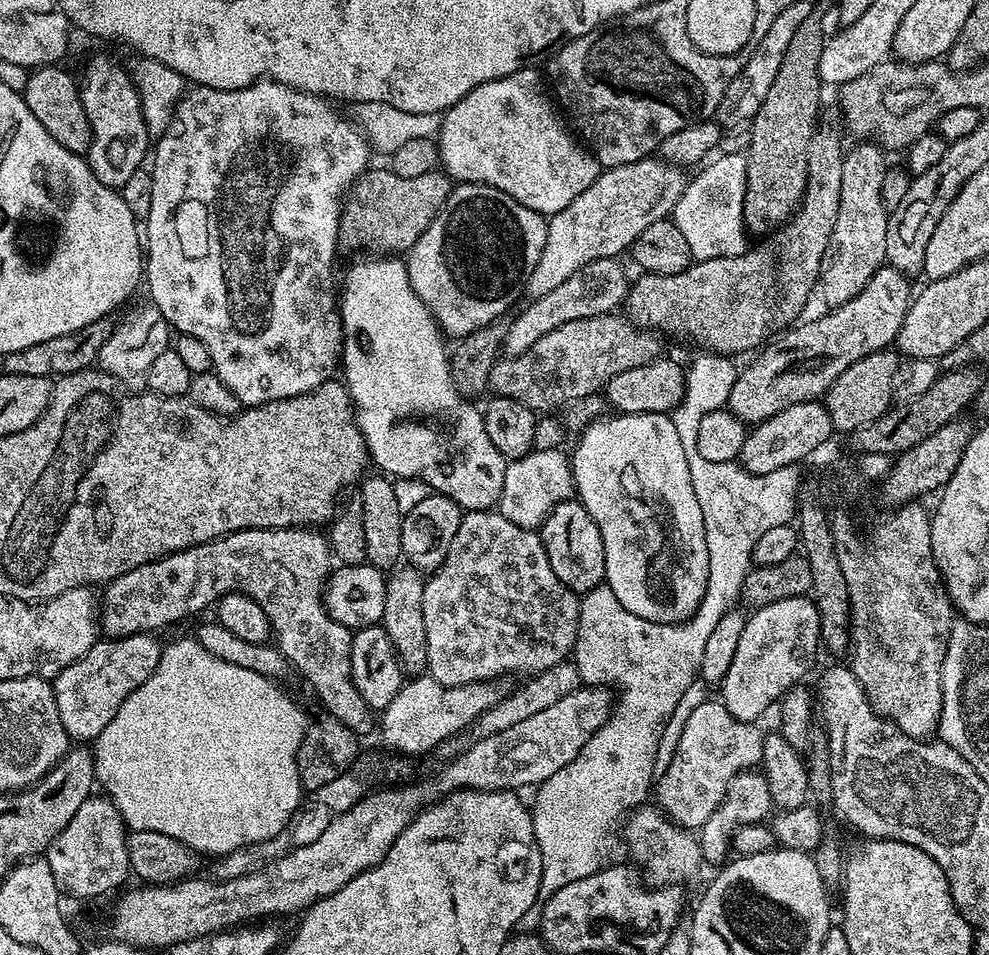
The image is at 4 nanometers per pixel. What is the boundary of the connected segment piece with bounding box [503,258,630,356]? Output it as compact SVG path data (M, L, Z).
M616 258L590 262L586 266L582 266L582 270L570 274L570 278L566 278L566 282L562 282L562 286L550 290L550 294L535 297L528 302L532 304L526 305L517 314L516 321L508 324L503 351L508 356L517 356L530 350L530 346L534 346L534 342L538 342L538 338L550 334L550 330L558 330L558 326L562 326L566 322L615 313L619 309L616 307L619 304L621 307L627 301L630 287L630 276L628 280L620 262Z

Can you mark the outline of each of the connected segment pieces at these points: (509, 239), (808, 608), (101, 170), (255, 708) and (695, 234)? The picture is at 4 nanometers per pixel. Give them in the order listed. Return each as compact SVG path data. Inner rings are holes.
M457 183L442 206L438 218L430 222L426 234L407 253L406 263L412 289L424 300L436 317L440 331L459 338L501 319L508 304L525 295L524 284L534 274L538 258L546 246L548 220L540 213L522 206L510 194L485 184Z
M808 596L782 598L782 602L770 602L770 606L755 609L751 615L744 621L734 662L726 670L722 702L734 718L756 722L771 704L773 707L785 692L805 679L821 641L816 601Z
M108 56L94 57L85 66L84 77L81 75L78 83L92 131L92 144L86 153L90 170L94 170L94 178L98 178L102 186L122 190L126 181L145 163L144 155L150 152L150 133L140 105L140 91L132 81L131 71L115 64Z
M195 638L176 640L169 648L167 645L161 651L158 666L154 666L154 674L150 674L150 678L146 678L146 682L142 682L142 686L138 686L138 690L134 690L134 694L130 694L126 702L122 702L122 706L118 706L118 714L110 718L110 726L106 726L106 730L102 730L102 734L94 741L96 784L105 788L101 789L108 799L114 802L125 825L134 832L150 830L166 834L198 854L209 852L209 857L212 858L219 858L239 848L250 848L279 834L288 825L288 819L294 814L302 799L296 759L306 731L306 721L304 722L303 710L282 689L276 687L280 686L267 676L254 670L246 670L242 666L234 666L234 662L222 662L222 658L210 654Z
M743 151L728 152L713 164L705 163L696 177L691 177L684 193L673 206L670 219L682 230L693 261L710 258L731 260L750 247L750 233L744 223L744 195L748 185L748 158Z

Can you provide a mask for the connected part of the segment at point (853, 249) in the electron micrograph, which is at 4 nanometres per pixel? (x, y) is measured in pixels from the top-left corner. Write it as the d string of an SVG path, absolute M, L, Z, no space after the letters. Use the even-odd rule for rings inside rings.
M860 142L852 153L844 156L842 166L842 198L838 206L838 222L834 222L834 234L830 246L820 263L818 296L828 303L829 309L850 302L867 286L870 278L886 260L886 234L890 219L889 209L882 202L882 182L886 171L881 145L876 142Z

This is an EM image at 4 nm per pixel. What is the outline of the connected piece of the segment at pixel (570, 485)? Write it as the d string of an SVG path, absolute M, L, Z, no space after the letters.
M533 449L505 465L502 494L498 511L514 525L537 529L552 512L554 506L569 500L575 491L571 459L563 449Z

